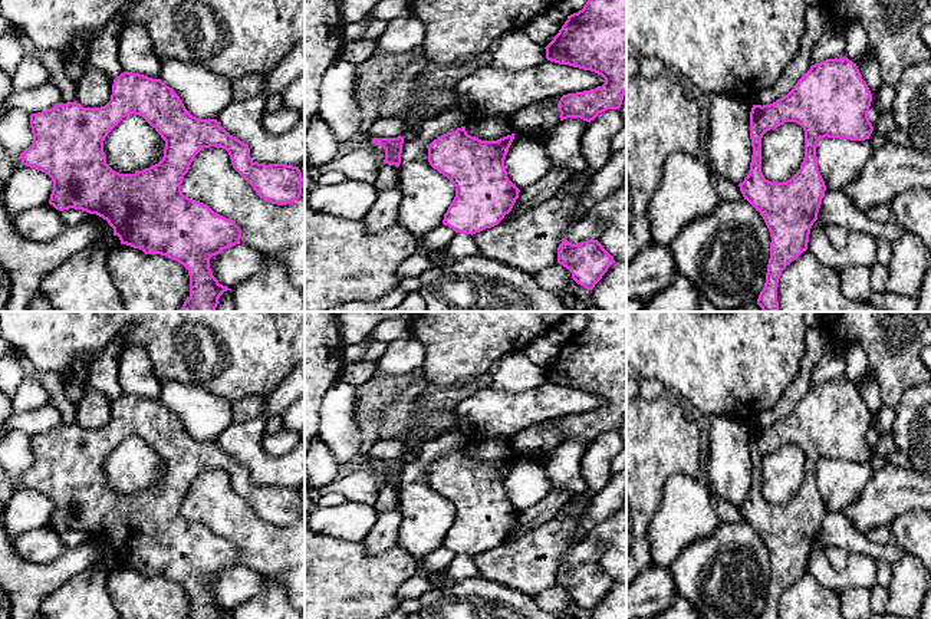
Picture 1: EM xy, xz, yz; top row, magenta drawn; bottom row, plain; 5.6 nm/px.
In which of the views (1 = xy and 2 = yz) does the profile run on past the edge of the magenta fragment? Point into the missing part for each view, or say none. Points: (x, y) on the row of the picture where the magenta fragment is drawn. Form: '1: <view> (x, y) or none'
1: none
2: none

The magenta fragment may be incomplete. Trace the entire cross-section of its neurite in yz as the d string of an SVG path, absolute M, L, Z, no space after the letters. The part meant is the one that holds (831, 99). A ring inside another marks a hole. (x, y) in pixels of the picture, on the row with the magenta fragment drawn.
M846 56L826 59L815 63L799 79L793 89L770 105L753 105L750 112L750 139L753 155L750 171L740 191L763 217L772 237L770 259L767 264L766 283L759 294L757 304L763 312L780 312L777 302L777 283L782 271L807 250L809 234L826 191L825 181L817 168L816 146L820 138L846 138L851 141L869 139L874 126L868 112L872 93L863 82L862 75L852 60ZM784 122L796 122L805 131L805 158L800 169L786 182L772 182L761 172L761 138Z

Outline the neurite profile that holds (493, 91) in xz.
M546 60L524 70L486 66L463 78L455 86L458 106L477 118L510 116L543 99L590 90L605 79L590 70Z

